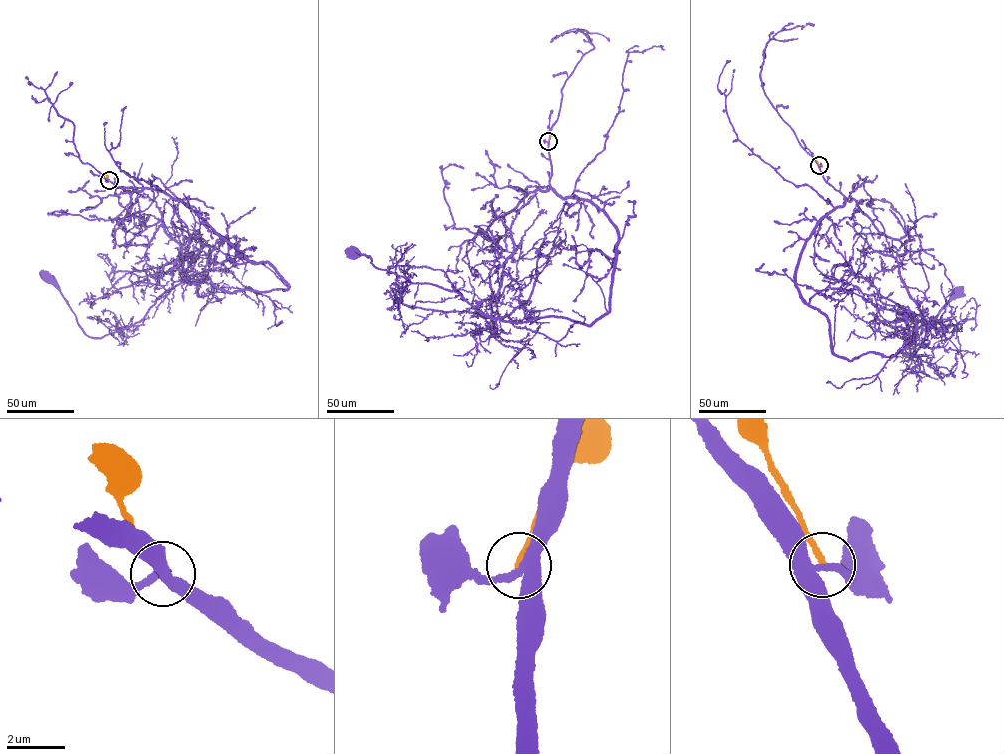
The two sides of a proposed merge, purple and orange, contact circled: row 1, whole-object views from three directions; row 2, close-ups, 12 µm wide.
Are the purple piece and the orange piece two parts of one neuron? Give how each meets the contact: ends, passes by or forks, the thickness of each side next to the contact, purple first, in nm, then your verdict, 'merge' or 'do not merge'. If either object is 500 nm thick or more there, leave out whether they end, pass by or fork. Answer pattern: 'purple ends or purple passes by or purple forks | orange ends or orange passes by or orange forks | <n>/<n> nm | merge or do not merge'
purple forks | orange ends | 300/190 nm | do not merge

